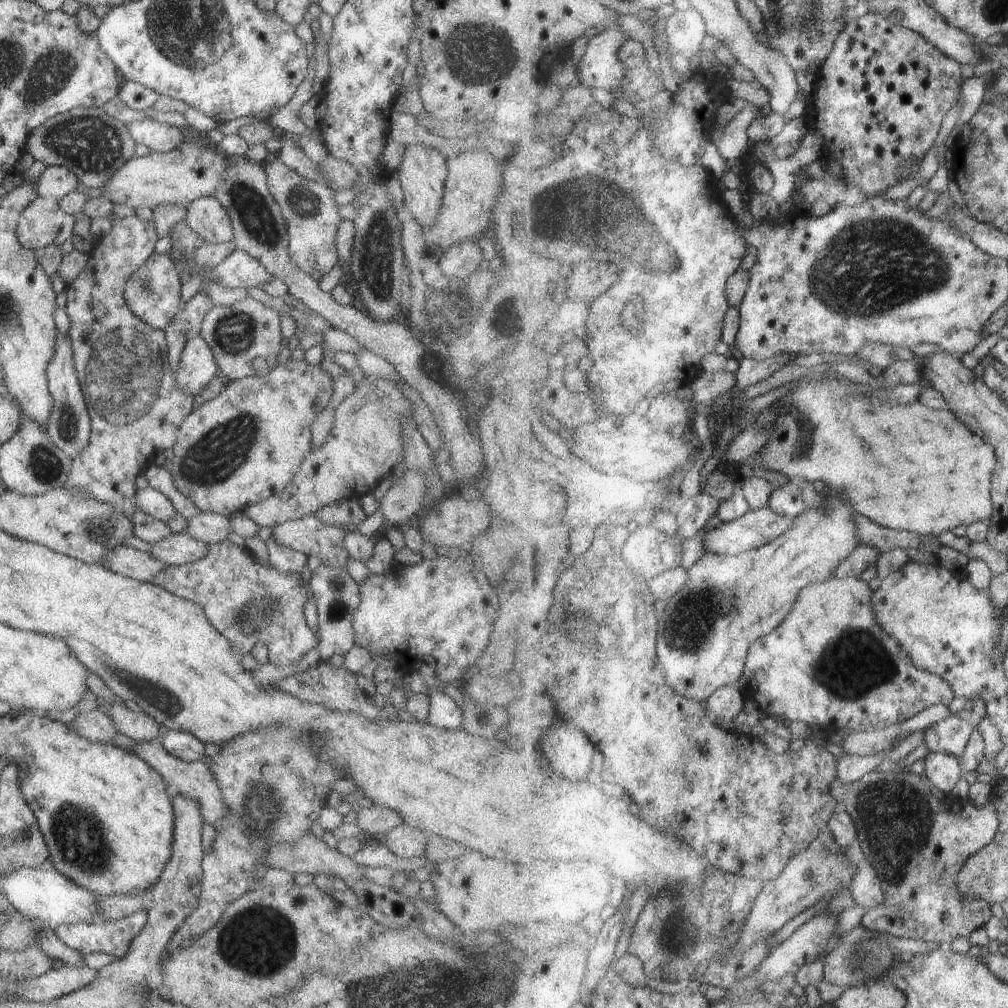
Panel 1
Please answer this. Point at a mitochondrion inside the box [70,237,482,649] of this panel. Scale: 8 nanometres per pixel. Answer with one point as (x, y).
(123, 363)

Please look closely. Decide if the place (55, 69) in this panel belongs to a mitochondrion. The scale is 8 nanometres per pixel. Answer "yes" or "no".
yes

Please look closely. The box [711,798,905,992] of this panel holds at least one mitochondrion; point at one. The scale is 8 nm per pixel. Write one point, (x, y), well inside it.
(865, 963)

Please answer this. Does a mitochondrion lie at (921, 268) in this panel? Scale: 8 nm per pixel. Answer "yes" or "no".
yes

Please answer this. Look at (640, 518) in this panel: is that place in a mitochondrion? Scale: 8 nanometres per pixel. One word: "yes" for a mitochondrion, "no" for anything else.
no

